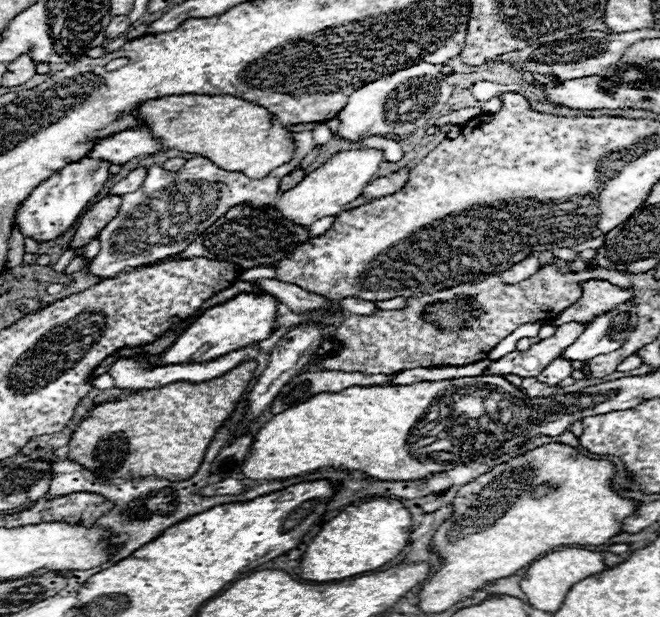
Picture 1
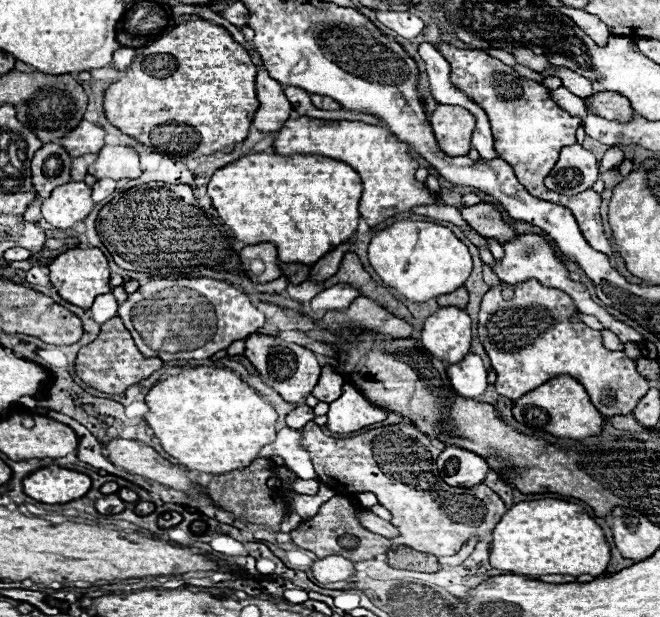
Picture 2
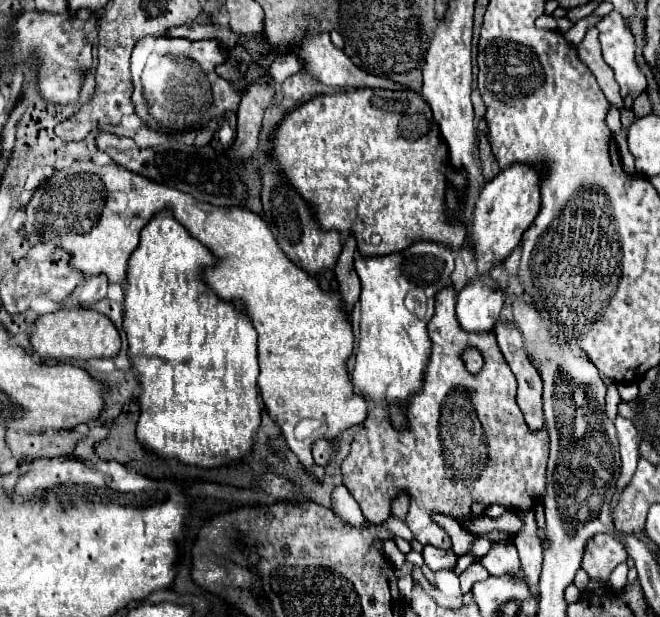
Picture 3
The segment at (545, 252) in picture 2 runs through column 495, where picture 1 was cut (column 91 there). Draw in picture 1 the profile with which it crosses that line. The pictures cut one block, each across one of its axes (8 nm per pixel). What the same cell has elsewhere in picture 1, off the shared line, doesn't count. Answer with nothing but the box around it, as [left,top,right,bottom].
[90,132,316,278]

